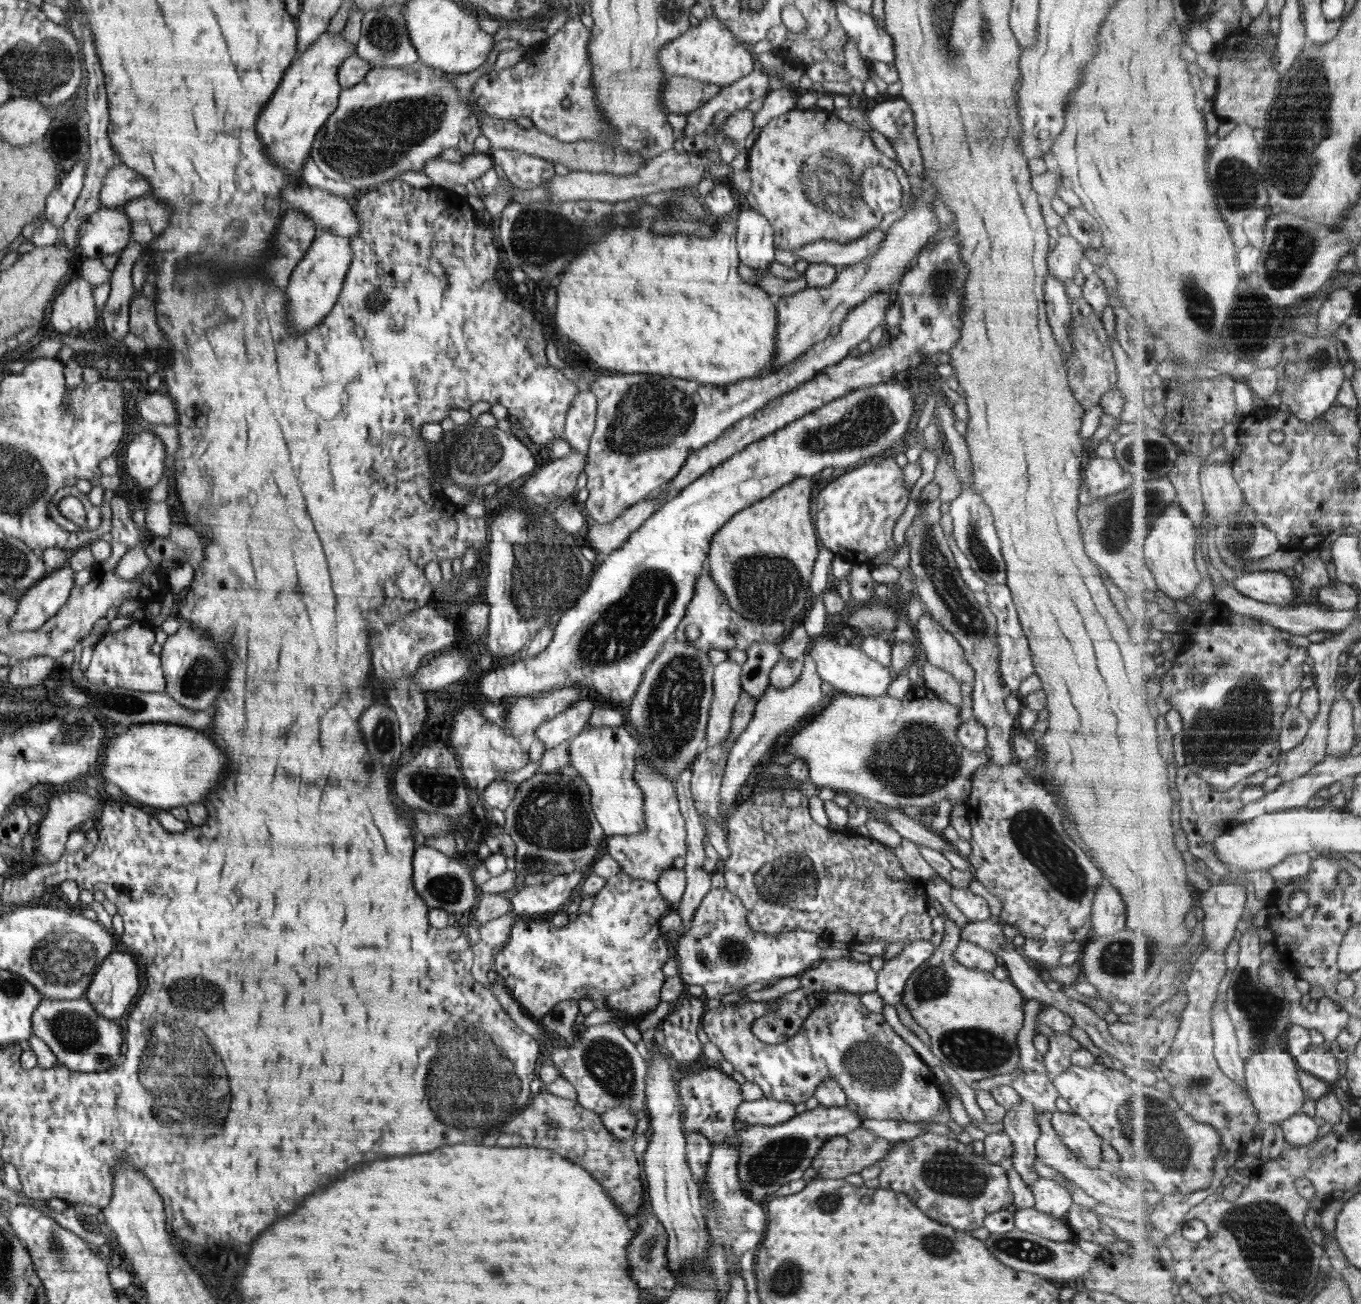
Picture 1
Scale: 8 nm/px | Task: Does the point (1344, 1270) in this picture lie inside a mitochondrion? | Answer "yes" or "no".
no

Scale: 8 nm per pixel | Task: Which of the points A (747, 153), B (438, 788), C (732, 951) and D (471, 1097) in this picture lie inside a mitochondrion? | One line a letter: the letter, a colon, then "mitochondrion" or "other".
A: other
B: mitochondrion
C: mitochondrion
D: mitochondrion

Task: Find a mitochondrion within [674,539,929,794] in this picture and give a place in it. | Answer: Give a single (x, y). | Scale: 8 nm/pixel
(765, 585)

